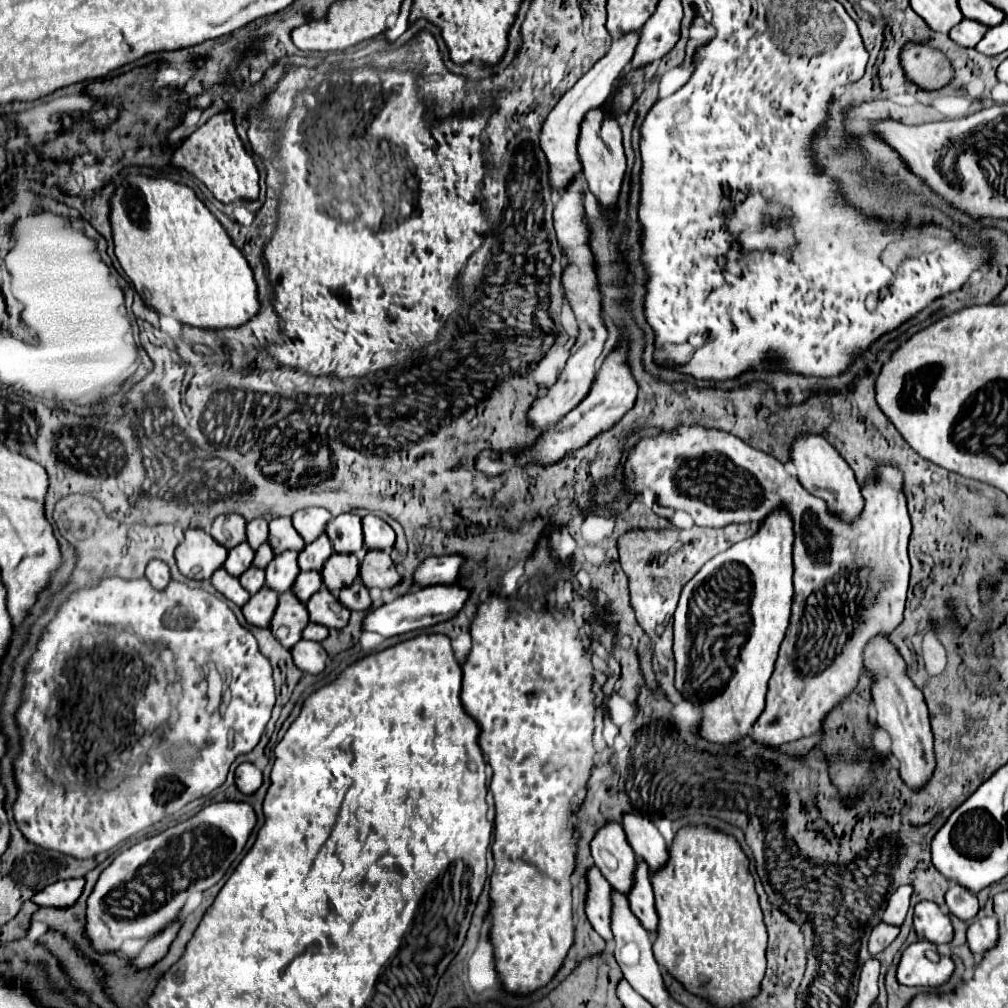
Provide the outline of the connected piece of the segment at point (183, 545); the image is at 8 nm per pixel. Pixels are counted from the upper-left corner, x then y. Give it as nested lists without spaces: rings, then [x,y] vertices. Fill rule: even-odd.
[[[187,529],[185,539],[175,549],[179,571],[189,579],[209,579],[225,563],[227,549],[203,529]]]

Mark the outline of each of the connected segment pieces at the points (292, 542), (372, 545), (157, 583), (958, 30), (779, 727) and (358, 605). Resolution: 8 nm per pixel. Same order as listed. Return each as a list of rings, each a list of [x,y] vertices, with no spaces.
[[[277,517],[269,521],[269,545],[275,553],[281,553],[285,549],[301,549],[305,541],[301,541],[301,535],[293,529],[291,517]]]
[[[377,515],[363,517],[363,539],[367,549],[391,549],[395,545],[393,529]]]
[[[151,559],[151,561],[147,563],[145,577],[151,581],[151,585],[153,585],[155,589],[165,589],[165,585],[167,585],[169,579],[171,579],[169,567],[167,567],[161,559]]]
[[[963,19],[959,25],[955,25],[955,29],[949,31],[949,37],[961,47],[975,47],[985,33],[987,33],[987,27],[981,25],[979,21]]]
[[[679,425],[669,433],[661,431],[653,437],[641,437],[629,451],[627,461],[623,463],[623,493],[641,495],[645,489],[653,491],[657,505],[681,509],[701,527],[721,527],[729,521],[745,521],[745,517],[765,517],[765,513],[771,513],[777,505],[789,505],[789,513],[793,513],[795,521],[793,613],[769,681],[765,709],[755,721],[751,737],[753,743],[763,747],[779,747],[819,733],[823,719],[853,693],[859,677],[865,673],[863,651],[867,643],[877,635],[891,635],[903,621],[909,585],[907,543],[911,535],[911,519],[903,493],[903,473],[891,465],[877,467],[873,479],[865,481],[861,487],[861,495],[865,499],[863,511],[853,521],[845,521],[831,513],[823,499],[805,493],[801,483],[791,477],[783,463],[775,457],[749,447],[727,431],[707,429],[701,425]]]
[[[361,579],[353,581],[353,585],[345,587],[339,591],[339,601],[341,605],[345,605],[347,609],[355,609],[355,611],[367,611],[371,605],[371,597],[369,597],[369,589],[361,583]]]

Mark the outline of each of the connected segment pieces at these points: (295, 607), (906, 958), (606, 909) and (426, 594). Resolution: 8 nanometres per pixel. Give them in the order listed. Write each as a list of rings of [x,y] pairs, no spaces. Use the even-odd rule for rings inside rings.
[[[281,593],[279,597],[279,605],[277,611],[271,619],[271,633],[275,635],[275,639],[291,649],[299,639],[301,639],[301,631],[305,629],[305,625],[309,623],[309,613],[303,601],[297,601],[297,597],[293,597],[293,593]]]
[[[917,941],[911,943],[899,961],[897,967],[897,981],[907,987],[941,987],[949,981],[949,977],[955,971],[955,965],[951,957],[943,955],[939,963],[933,963],[927,959],[925,951],[935,949],[929,941]]]
[[[597,867],[589,869],[587,873],[587,881],[589,881],[589,893],[587,893],[587,917],[593,925],[593,929],[607,941],[611,943],[613,933],[611,933],[611,895],[613,895],[613,887],[609,885],[609,881],[599,873]]]
[[[431,585],[425,589],[411,589],[407,595],[397,597],[395,601],[383,603],[381,607],[369,611],[361,623],[361,631],[375,631],[383,637],[393,637],[403,635],[407,631],[431,627],[455,617],[463,607],[463,603],[467,601],[467,597],[469,597],[467,589],[459,585]]]

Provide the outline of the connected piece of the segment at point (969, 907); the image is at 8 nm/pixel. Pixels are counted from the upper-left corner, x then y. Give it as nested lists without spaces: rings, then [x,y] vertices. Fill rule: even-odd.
[[[953,883],[953,885],[949,887],[949,891],[945,893],[945,901],[947,901],[949,911],[951,911],[953,915],[957,915],[959,919],[963,919],[963,921],[975,917],[977,911],[979,911],[977,895],[971,893],[971,891],[967,891],[965,887],[961,887],[961,885],[957,885],[957,883]],[[957,897],[963,897],[963,901],[957,901]]]

